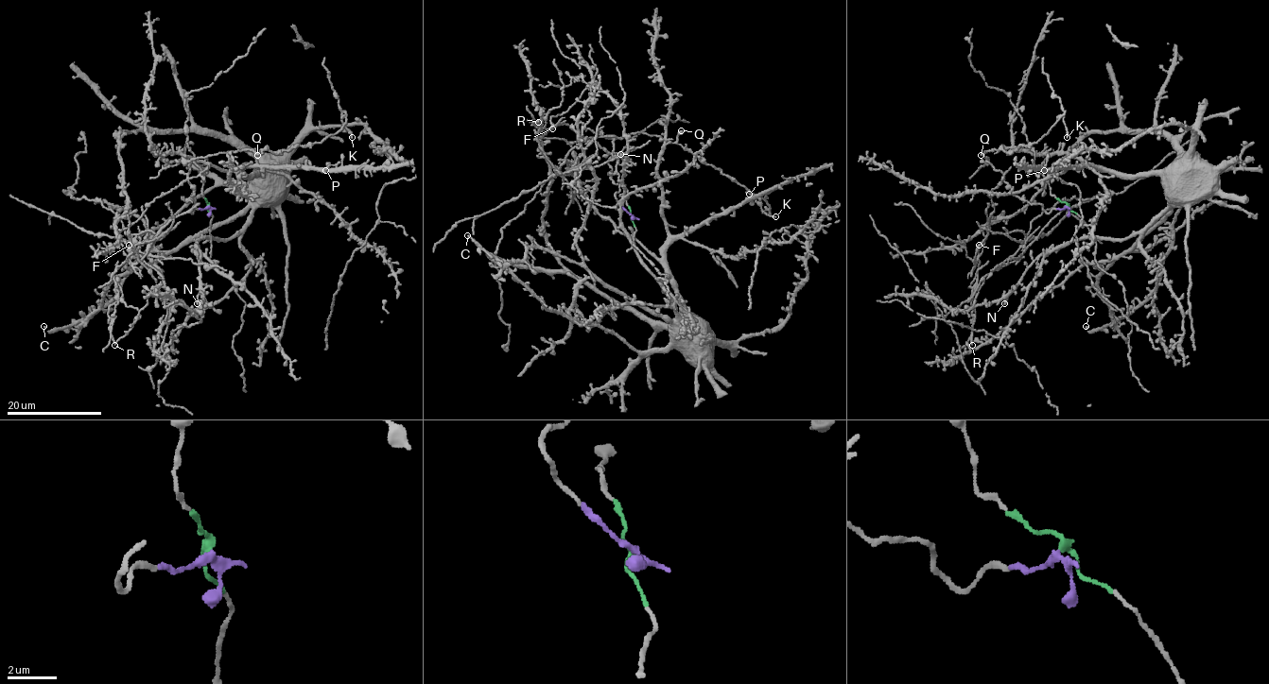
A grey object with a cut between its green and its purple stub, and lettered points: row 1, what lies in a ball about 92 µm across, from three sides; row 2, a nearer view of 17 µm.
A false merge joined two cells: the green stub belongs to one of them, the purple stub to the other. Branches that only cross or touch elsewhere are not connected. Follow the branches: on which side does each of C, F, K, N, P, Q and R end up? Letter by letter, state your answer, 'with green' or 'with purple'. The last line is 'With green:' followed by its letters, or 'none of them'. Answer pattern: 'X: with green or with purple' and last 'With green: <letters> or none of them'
C: with green
F: with purple
K: with purple
N: with green
P: with green
Q: with purple
R: with purple
With green: C, N, P

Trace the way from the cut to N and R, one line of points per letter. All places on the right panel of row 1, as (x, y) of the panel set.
N: (1067, 206), (1082, 218), (1092, 235), (1045, 250), (1028, 268), (1004, 303)
R: (1067, 206), (1047, 213), (1039, 203), (1020, 199), (1004, 179), (991, 192), (995, 211), (972, 289), (972, 345)

